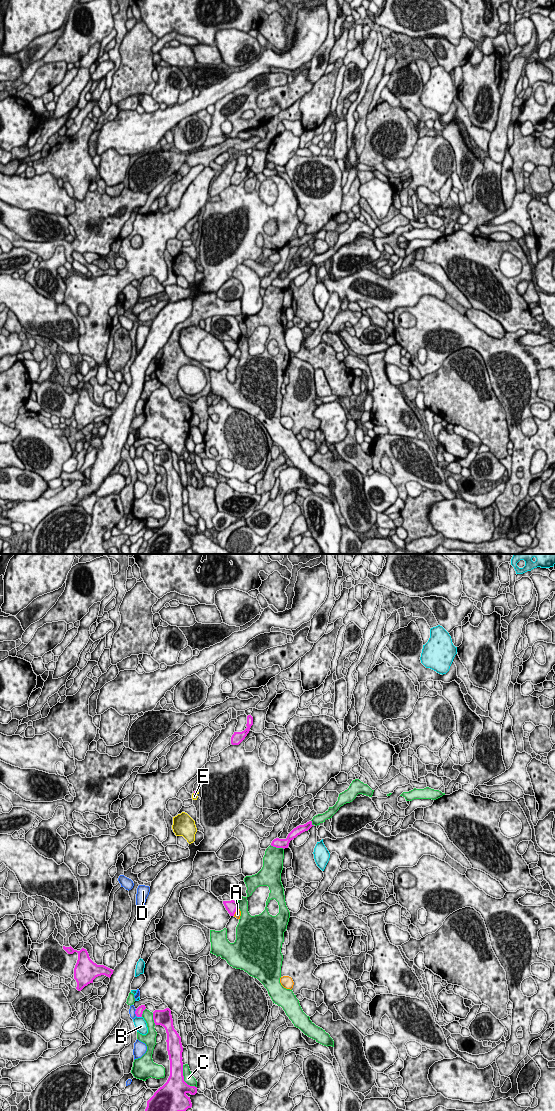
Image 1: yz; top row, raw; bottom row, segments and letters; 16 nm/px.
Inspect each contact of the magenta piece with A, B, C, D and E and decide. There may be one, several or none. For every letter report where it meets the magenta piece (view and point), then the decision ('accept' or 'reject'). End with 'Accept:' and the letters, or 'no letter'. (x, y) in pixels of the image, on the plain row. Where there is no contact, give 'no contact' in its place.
A: yz (235, 351) | reject
B: yz (139, 456) | reject
C: yz (183, 519) | reject
D: yz (135, 452) | reject
E: yz (195, 233) | accept
Accept: E

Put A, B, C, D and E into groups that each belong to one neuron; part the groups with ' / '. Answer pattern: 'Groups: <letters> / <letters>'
Groups: A / B / C / D / E

